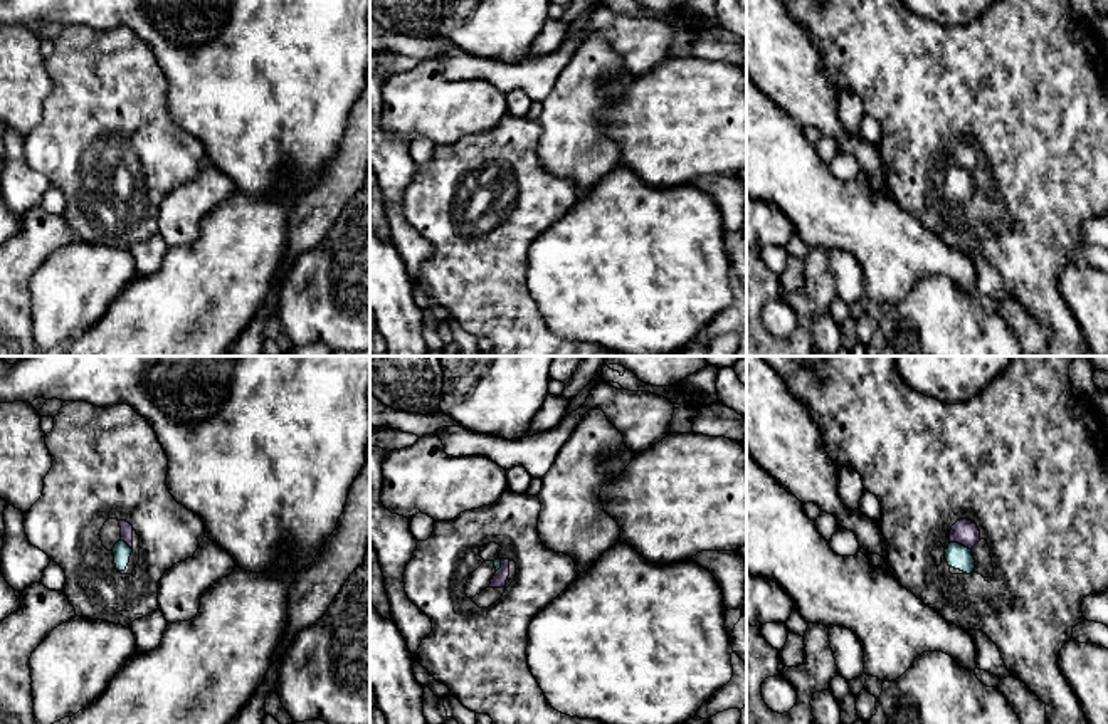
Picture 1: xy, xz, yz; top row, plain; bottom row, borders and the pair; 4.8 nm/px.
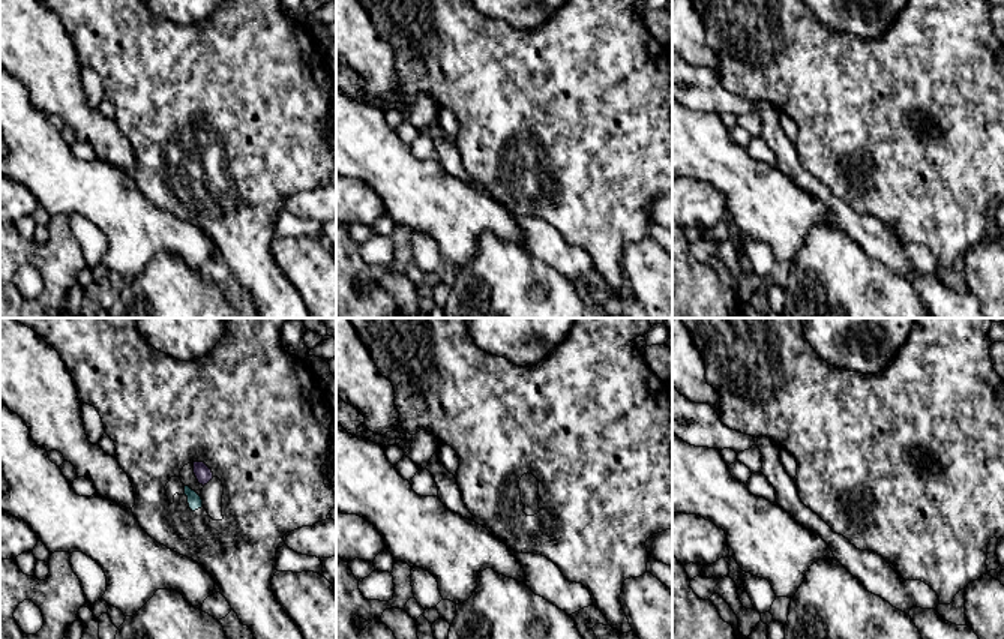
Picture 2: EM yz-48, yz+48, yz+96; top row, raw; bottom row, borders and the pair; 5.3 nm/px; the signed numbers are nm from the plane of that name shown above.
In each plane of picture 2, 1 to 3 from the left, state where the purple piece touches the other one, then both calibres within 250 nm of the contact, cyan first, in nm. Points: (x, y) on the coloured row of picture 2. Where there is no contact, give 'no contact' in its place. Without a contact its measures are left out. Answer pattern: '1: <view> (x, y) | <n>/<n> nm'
1: no contact
2: no contact
3: no contact

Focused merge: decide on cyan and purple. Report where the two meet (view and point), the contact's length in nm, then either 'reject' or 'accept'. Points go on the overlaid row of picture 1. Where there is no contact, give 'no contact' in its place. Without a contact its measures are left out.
meets cyan in yz at (960, 545); contact 110 nm long; accept

